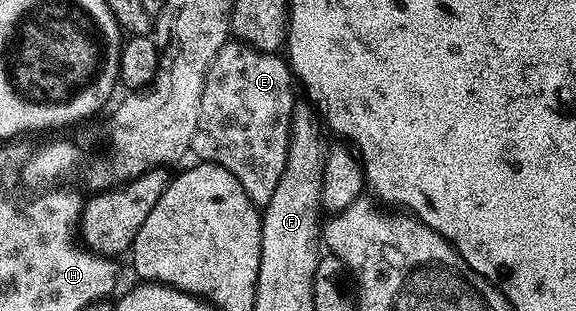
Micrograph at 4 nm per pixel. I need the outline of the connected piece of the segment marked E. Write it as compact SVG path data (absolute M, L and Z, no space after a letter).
M226 42L222 45L205 72L199 122L191 149L198 161L231 170L231 174L239 178L239 186L243 186L245 193L258 206L264 206L271 194L275 194L275 186L279 186L279 178L287 162L289 126L293 123L295 77L288 63L279 57L277 52L261 52L244 42Z

